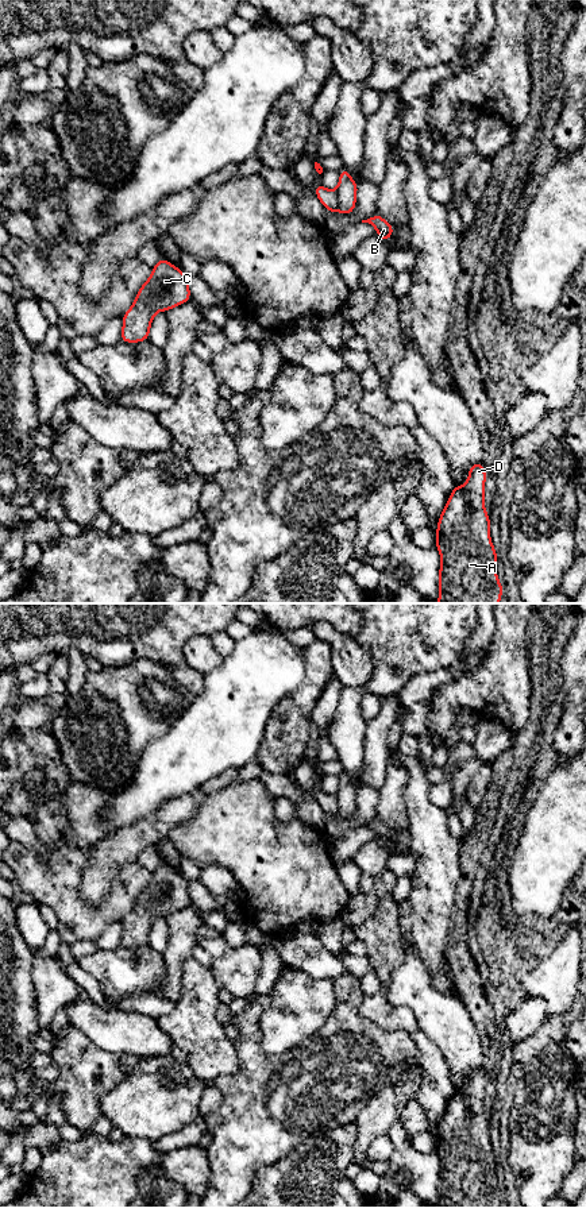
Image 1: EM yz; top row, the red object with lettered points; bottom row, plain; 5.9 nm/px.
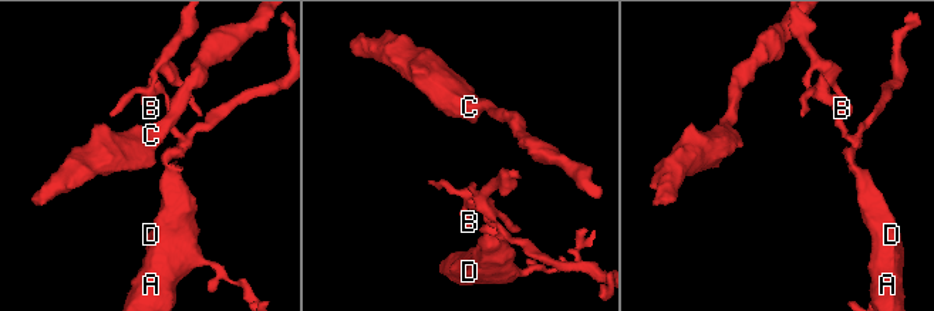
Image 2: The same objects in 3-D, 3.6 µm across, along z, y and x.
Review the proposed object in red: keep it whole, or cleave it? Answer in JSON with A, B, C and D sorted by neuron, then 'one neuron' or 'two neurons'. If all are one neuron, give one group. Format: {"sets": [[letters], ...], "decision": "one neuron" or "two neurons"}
{"sets": [["A", "B", "D"], ["C"]], "decision": "two neurons"}

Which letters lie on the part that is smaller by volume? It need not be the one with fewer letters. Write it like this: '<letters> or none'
A, B, D

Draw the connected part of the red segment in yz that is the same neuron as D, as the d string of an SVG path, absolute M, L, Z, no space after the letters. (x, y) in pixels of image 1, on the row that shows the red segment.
M481 463L469 468L464 486L454 490L439 517L436 549L442 557L439 567L439 598L436 603L500 603L504 586L497 575L497 549L490 537L490 516L485 510L486 470Z

